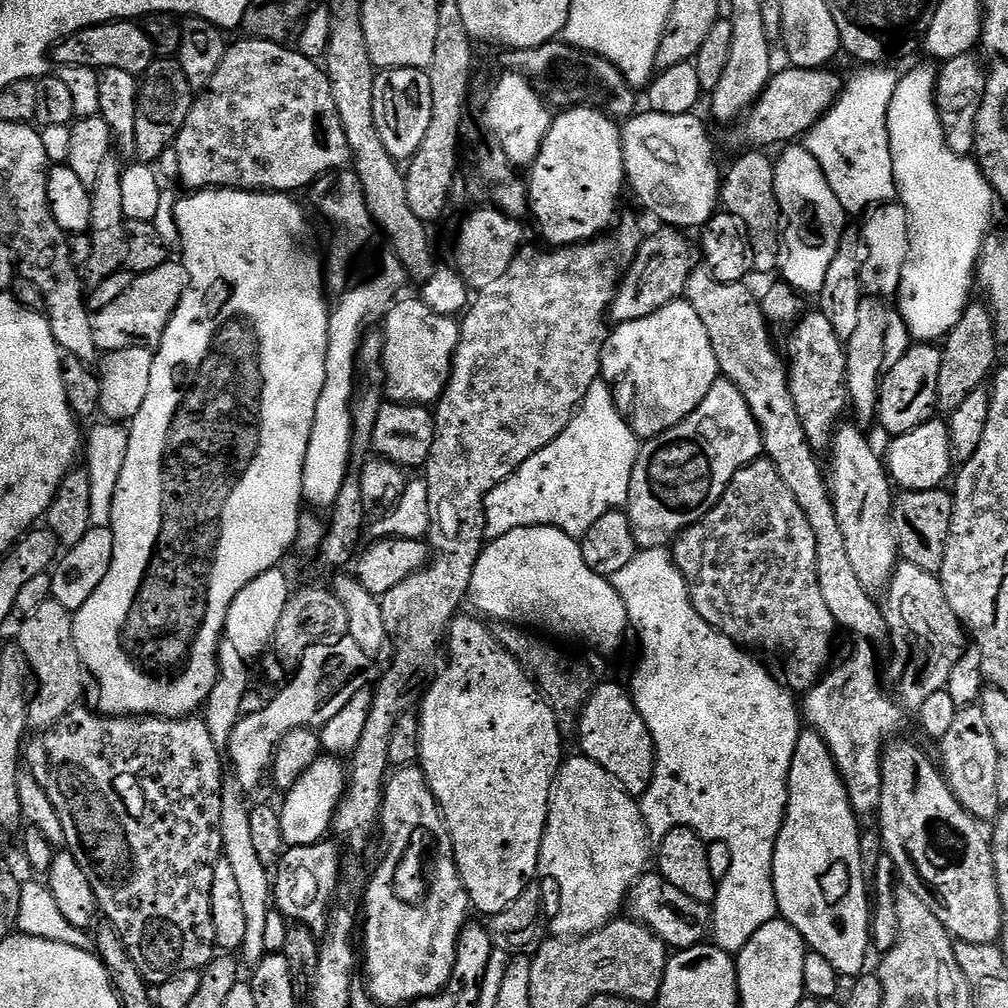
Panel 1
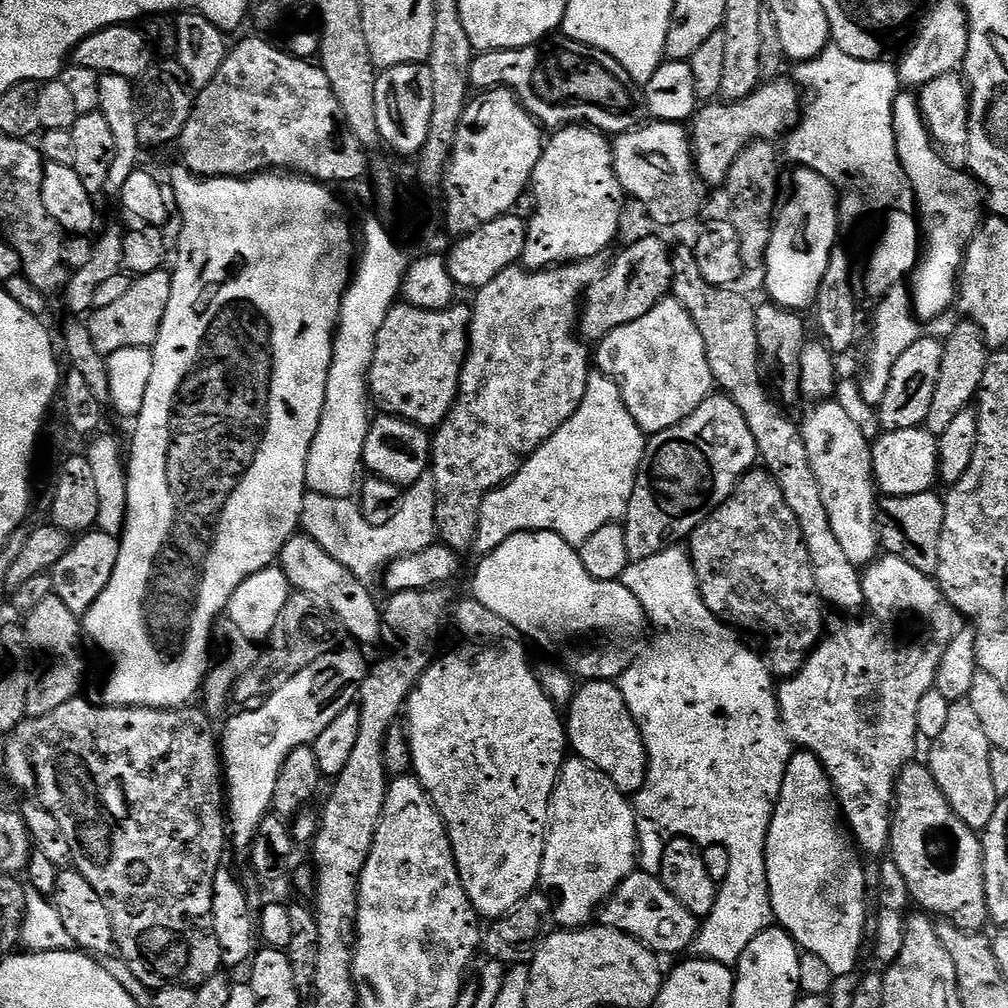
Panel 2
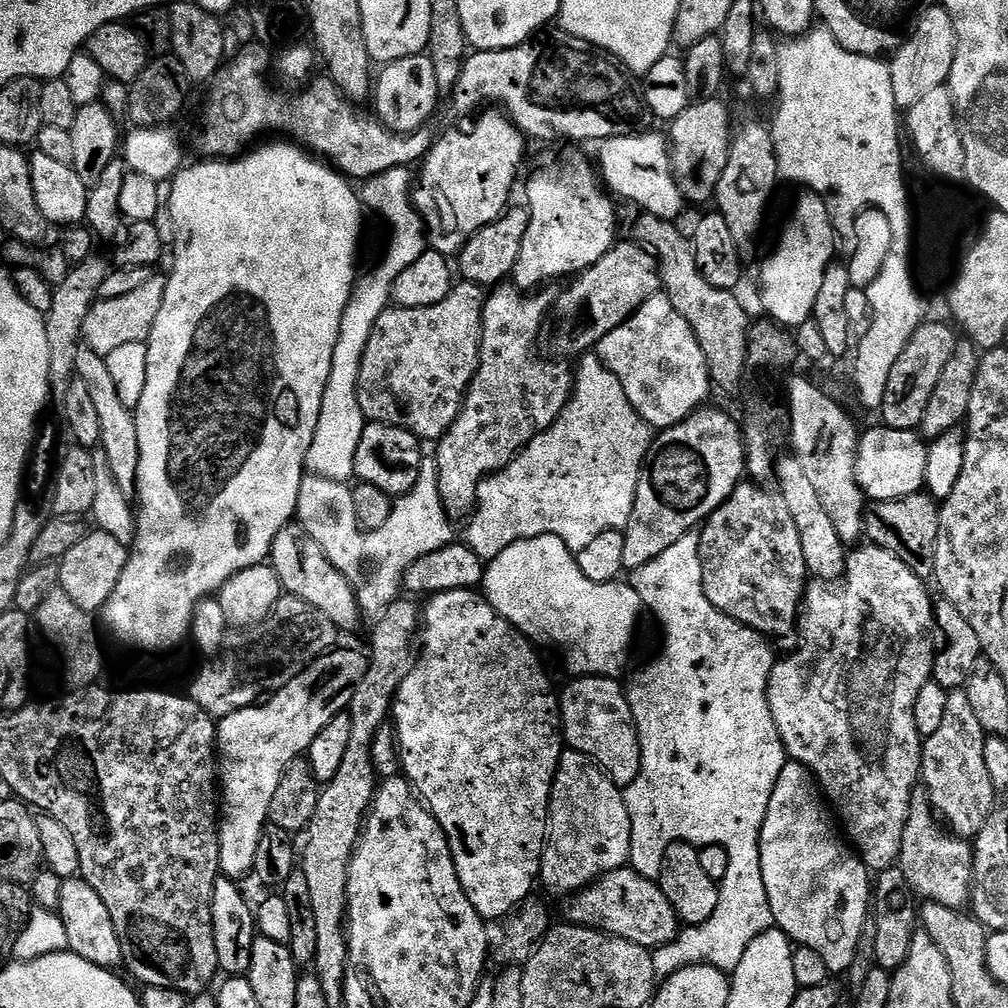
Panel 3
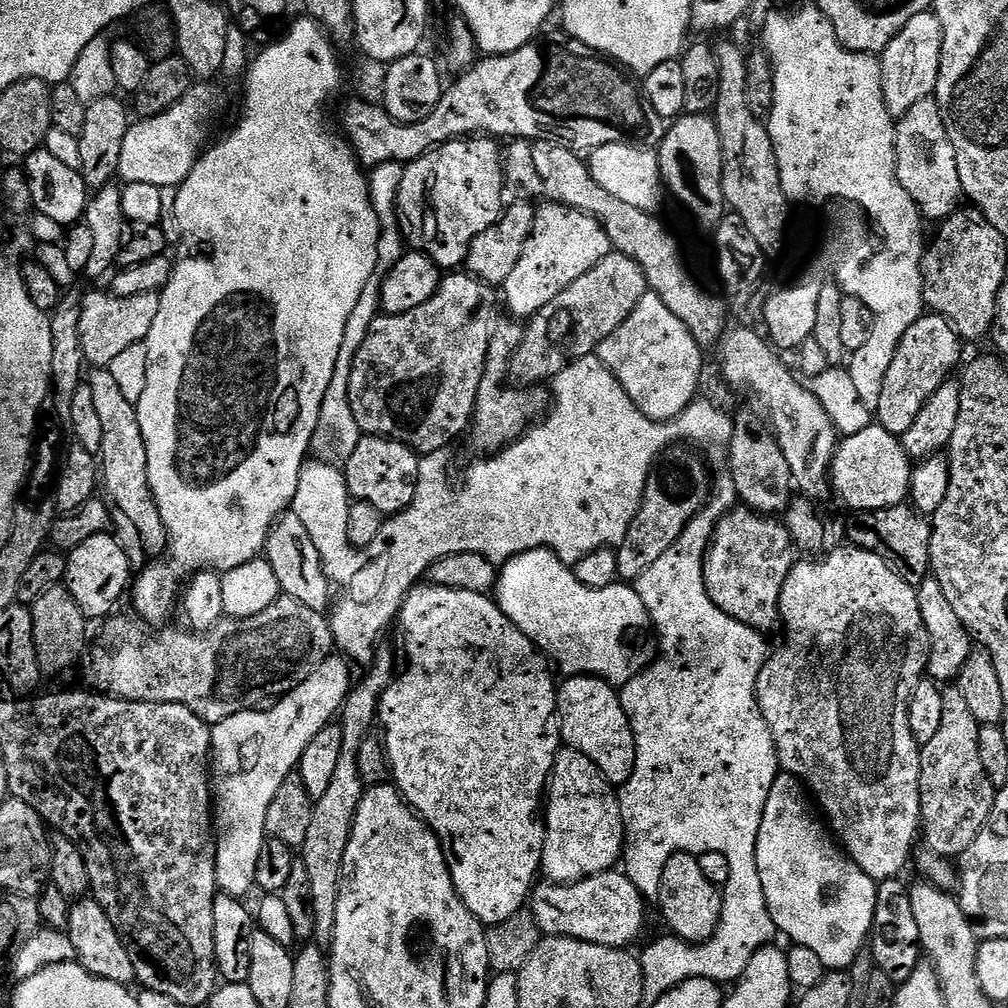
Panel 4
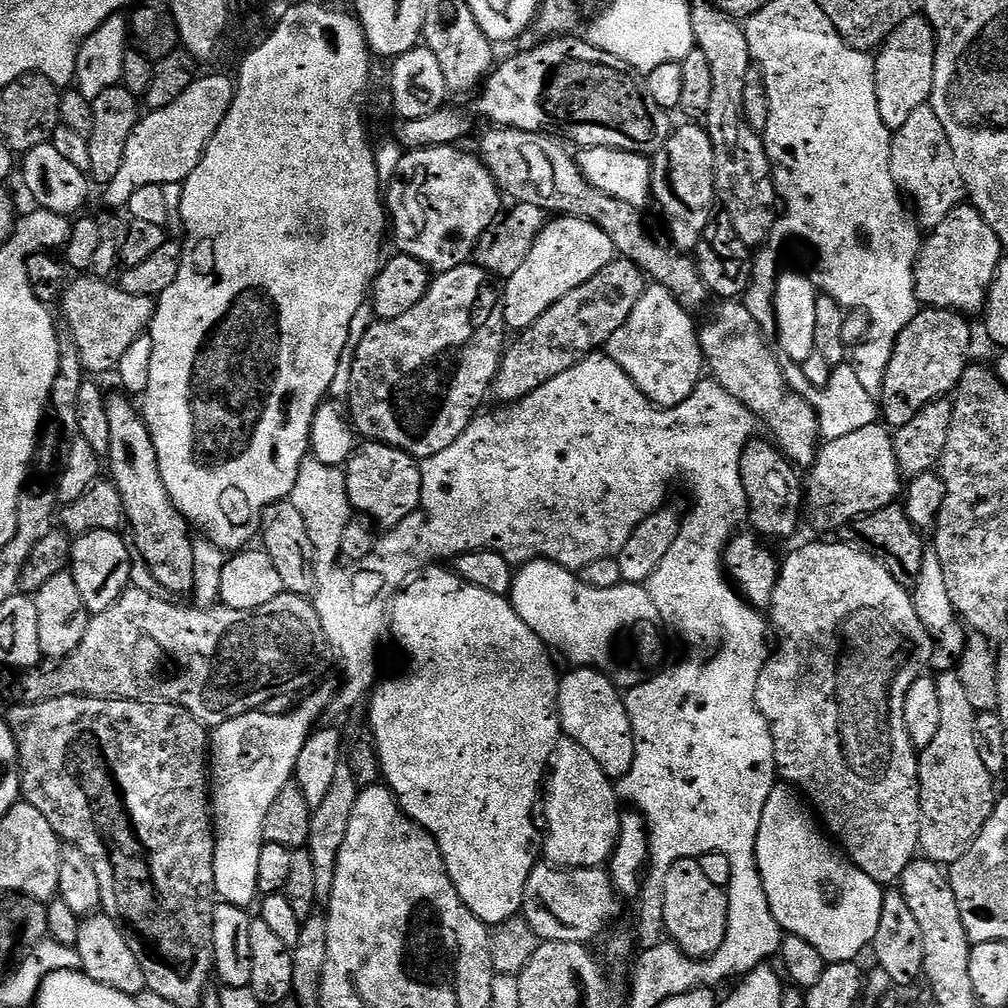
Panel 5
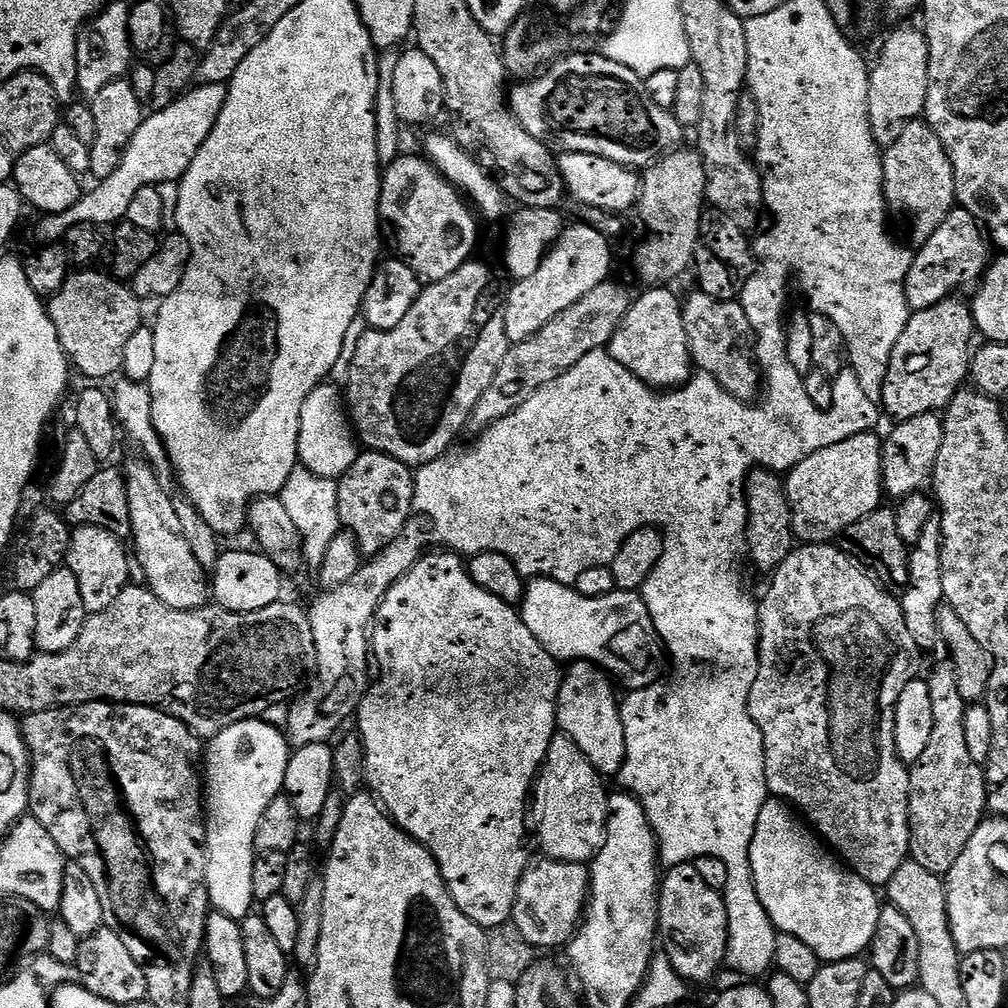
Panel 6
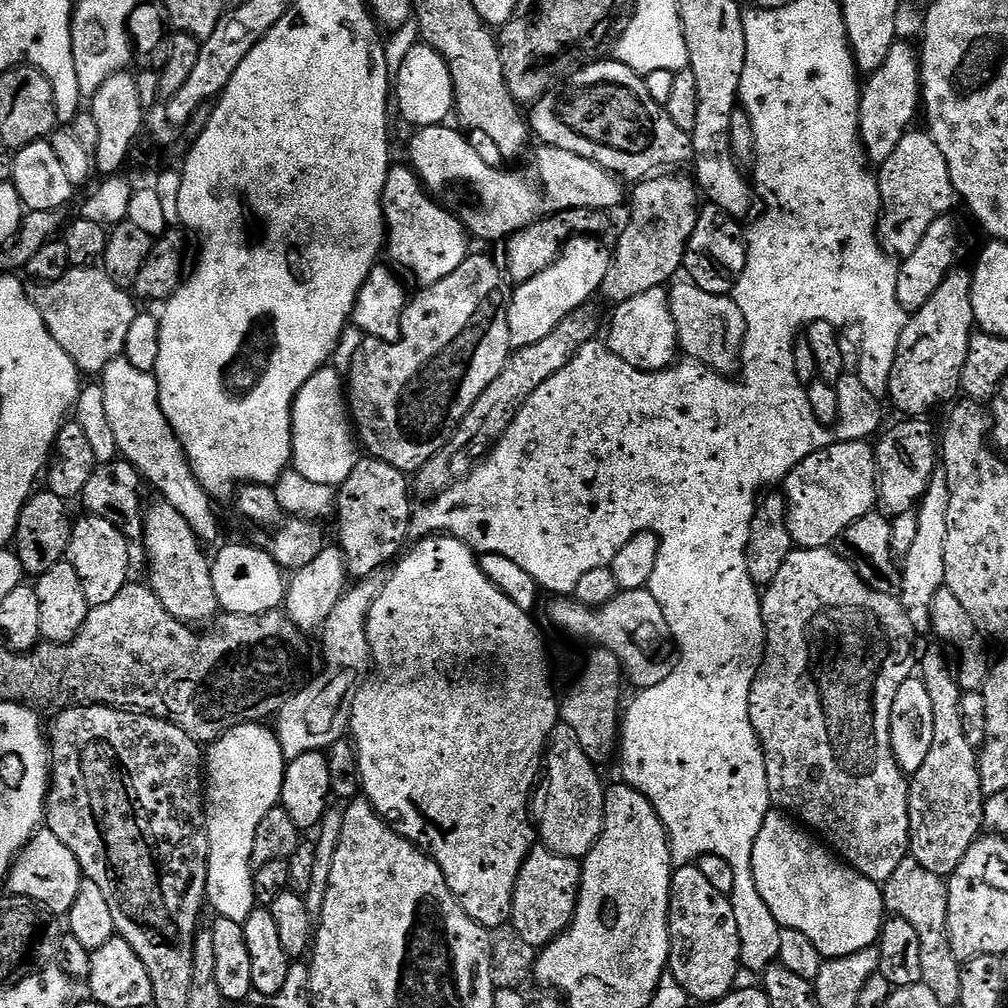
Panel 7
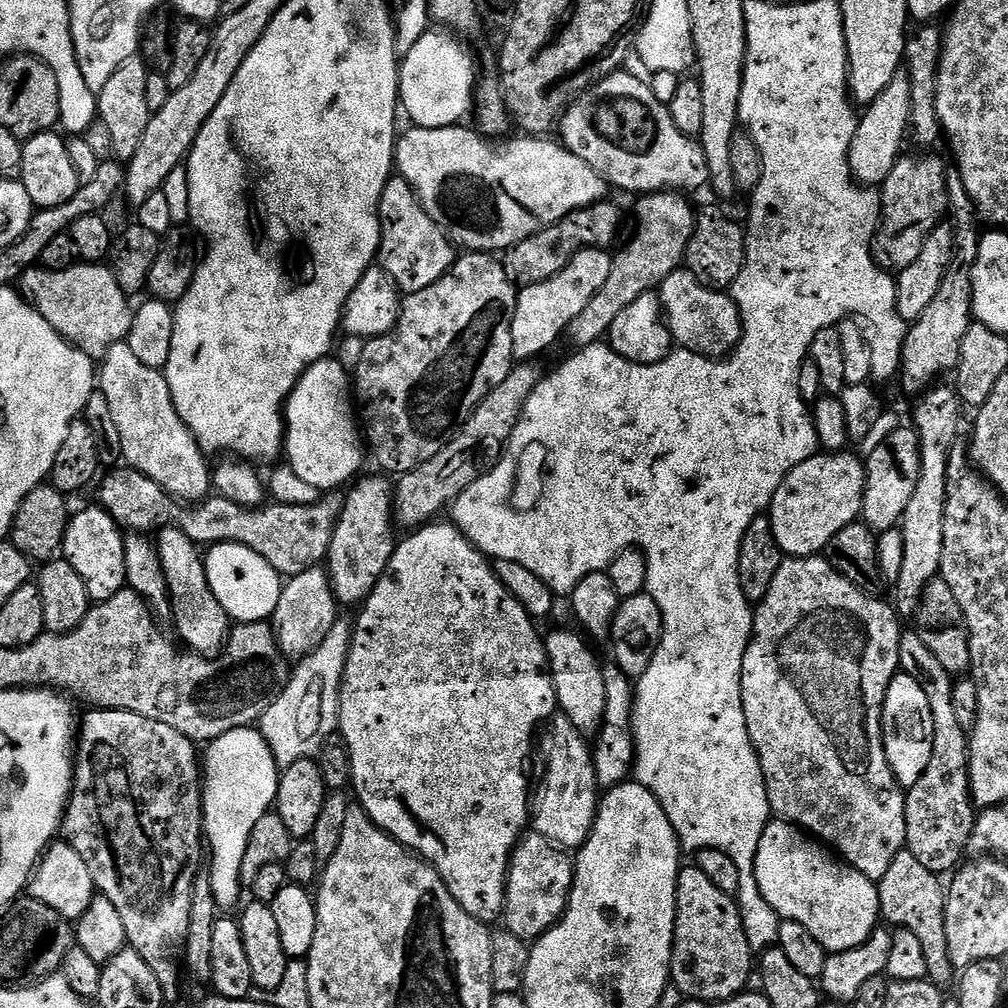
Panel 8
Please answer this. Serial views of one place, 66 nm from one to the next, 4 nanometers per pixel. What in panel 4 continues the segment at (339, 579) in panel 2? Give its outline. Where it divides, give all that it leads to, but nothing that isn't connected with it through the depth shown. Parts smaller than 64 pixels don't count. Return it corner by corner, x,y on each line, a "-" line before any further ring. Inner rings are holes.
290,510
274,523
265,544
264,558
274,570
274,578
278,578
283,595
302,602
302,606
310,606
315,612
324,612
329,607
330,581
321,566
321,556
314,542
310,541
306,526

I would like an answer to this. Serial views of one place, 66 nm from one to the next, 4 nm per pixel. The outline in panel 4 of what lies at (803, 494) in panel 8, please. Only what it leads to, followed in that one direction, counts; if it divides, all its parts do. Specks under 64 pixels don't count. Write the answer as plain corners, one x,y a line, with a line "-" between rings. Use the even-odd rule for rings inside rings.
879,423
839,441
830,469
830,488
844,499
853,513
877,512
905,503
912,491
913,461
906,454
901,437
890,434

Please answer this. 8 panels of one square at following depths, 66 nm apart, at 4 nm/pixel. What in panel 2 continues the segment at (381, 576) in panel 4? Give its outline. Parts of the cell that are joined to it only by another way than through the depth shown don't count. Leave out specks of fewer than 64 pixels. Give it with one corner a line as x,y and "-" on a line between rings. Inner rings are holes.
599,370
593,371
578,410
574,410
570,419
533,456
525,460
507,484
484,497
480,507
475,551
487,554
501,546
511,535
530,531
556,532
566,542
579,546
586,542
586,538
590,538
590,534
602,530
602,526
623,521
624,515
628,513
628,503
634,490
638,466
642,462
645,443
646,434
638,422
634,422
630,410
626,410
620,388
610,376
-
422,479
417,484
407,485
408,492
399,497
392,509
390,522
382,526
368,524
360,513
359,503
351,499
330,498
326,494
309,491
302,502
300,528
306,535
330,555
365,582
379,577
384,569
399,556
414,554
428,547
428,524
430,528
430,484

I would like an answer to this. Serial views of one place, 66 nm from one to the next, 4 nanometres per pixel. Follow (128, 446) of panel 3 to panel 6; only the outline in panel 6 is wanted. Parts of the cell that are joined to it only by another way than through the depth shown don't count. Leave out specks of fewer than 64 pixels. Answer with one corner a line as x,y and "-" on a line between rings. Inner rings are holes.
143,458
132,460
126,467
128,501
132,522
131,543
136,543
134,560
144,572
144,584
166,606
174,610
207,608
210,604
210,576
194,556
190,539
187,538
184,522
172,496
160,485
161,477
155,468
-
160,479
160,480
159,480

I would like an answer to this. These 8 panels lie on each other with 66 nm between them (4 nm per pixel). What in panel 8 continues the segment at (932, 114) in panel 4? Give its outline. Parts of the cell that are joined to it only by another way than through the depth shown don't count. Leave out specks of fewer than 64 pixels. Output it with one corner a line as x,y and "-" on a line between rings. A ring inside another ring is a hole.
901,155
894,170
879,185
882,223
872,241
872,256
889,274
905,272
922,254
924,243
937,231
936,223
945,219
948,210
948,180
946,168
924,156

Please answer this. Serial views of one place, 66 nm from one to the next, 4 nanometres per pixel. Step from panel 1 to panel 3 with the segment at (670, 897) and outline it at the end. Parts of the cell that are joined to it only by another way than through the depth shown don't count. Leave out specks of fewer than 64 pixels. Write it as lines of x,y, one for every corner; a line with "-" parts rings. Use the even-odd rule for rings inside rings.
631,866
607,872
569,900
567,923
593,928
649,950
674,943
682,931
680,915
670,906
670,898
662,894
659,883
638,874

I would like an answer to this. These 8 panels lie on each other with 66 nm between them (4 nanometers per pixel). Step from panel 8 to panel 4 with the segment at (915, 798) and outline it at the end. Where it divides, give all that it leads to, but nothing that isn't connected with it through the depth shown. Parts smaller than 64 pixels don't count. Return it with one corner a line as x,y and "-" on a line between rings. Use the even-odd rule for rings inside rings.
948,686
942,691
942,726
930,742
926,742
920,750
920,823
922,840
927,851
945,858
959,858
978,838
982,826
990,818
990,810
996,801
997,789
986,778
986,770
982,770
982,757
978,755
978,734
982,725
970,714
968,704
962,699
962,690
958,686

